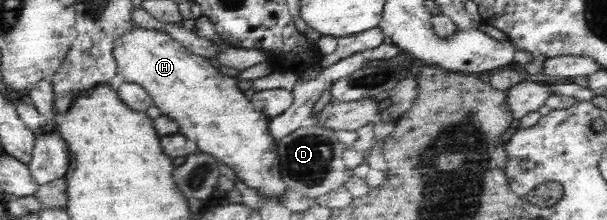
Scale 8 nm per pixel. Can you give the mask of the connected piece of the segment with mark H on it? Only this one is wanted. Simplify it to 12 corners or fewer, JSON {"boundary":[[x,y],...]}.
{"boundary":[[158,29],[113,41],[199,151],[260,196],[287,188],[268,126],[211,61]]}

